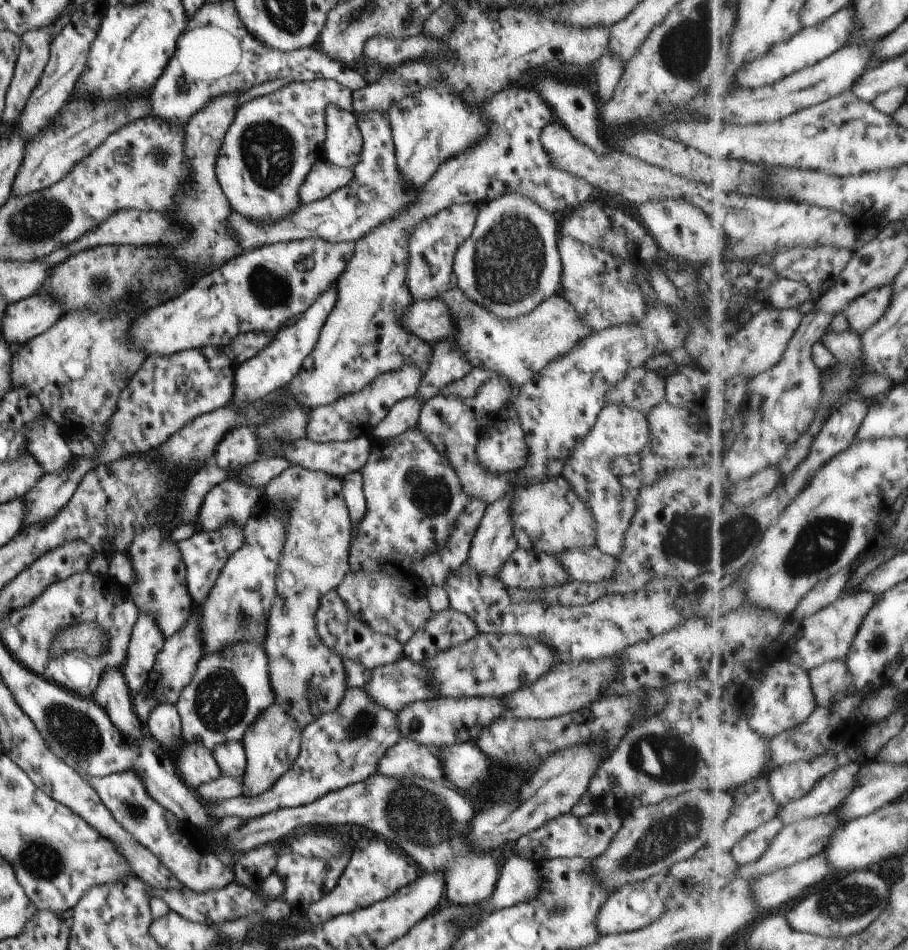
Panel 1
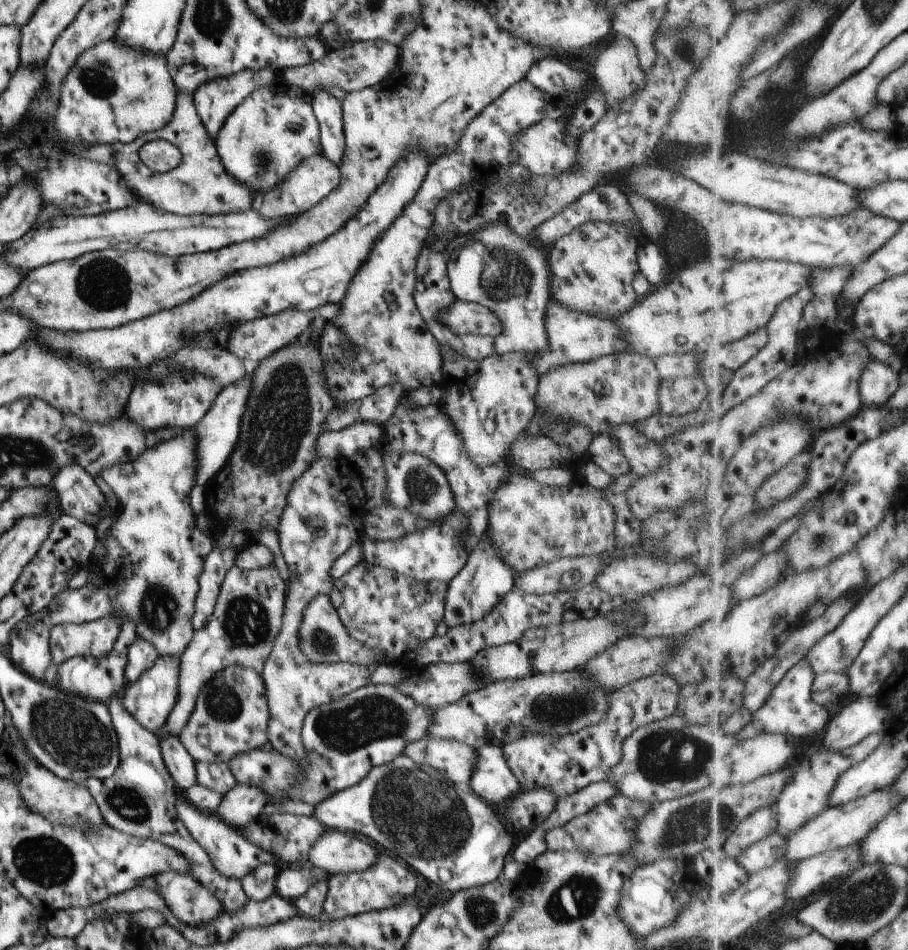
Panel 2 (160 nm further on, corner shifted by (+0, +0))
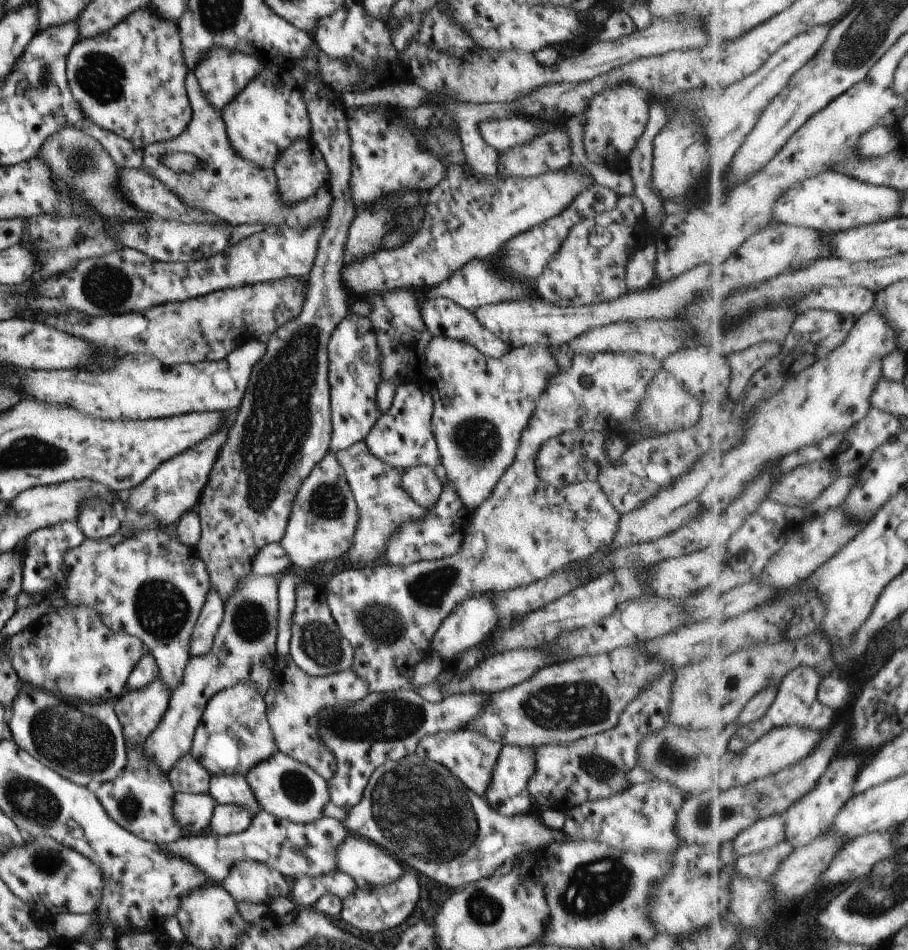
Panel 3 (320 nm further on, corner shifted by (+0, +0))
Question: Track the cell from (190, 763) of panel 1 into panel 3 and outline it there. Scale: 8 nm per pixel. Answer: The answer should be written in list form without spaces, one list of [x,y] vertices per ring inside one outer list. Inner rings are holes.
[[[208,774],[209,795],[217,804],[239,804],[247,806],[253,815],[257,814],[259,804],[251,794],[249,786],[243,776],[239,774]]]

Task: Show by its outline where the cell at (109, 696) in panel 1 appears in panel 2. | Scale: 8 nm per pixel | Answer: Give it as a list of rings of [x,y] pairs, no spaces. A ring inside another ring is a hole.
[[[109,696],[106,701],[114,736],[118,741],[118,764],[110,778],[98,780],[85,779],[84,786],[93,798],[101,818],[107,827],[122,834],[139,839],[153,840],[163,846],[169,846],[187,860],[189,876],[197,880],[199,886],[207,888],[225,912],[235,912],[245,906],[247,898],[241,889],[240,882],[233,878],[225,878],[211,864],[211,860],[189,835],[183,822],[175,814],[175,796],[178,794],[172,777],[163,765],[155,734],[145,731],[127,710],[123,708],[118,696]]]

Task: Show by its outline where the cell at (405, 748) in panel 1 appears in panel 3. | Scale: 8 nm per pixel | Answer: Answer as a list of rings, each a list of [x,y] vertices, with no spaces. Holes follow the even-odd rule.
[[[469,727],[453,731],[441,731],[436,734],[426,735],[415,748],[414,754],[421,759],[426,759],[443,768],[447,768],[463,786],[476,796],[485,797],[485,790],[491,781],[491,770],[495,766],[497,754],[501,745],[483,738],[483,734],[469,730]]]

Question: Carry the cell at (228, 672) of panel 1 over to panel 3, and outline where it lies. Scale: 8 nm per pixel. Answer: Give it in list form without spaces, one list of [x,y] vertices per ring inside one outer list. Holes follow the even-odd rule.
[[[243,680],[243,682],[237,682],[234,686],[219,690],[207,700],[203,713],[199,718],[199,724],[193,732],[191,748],[189,748],[190,756],[208,774],[239,774],[243,777],[251,770],[251,766],[255,766],[257,762],[267,760],[275,752],[278,752],[278,750],[275,748],[273,734],[271,734],[267,724],[262,695],[255,684],[249,682],[249,680]]]

